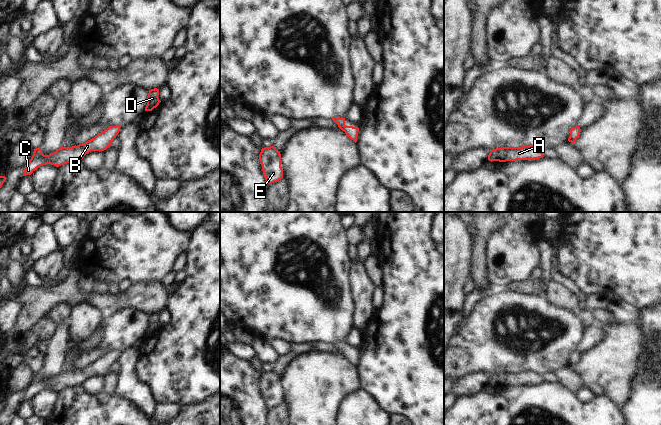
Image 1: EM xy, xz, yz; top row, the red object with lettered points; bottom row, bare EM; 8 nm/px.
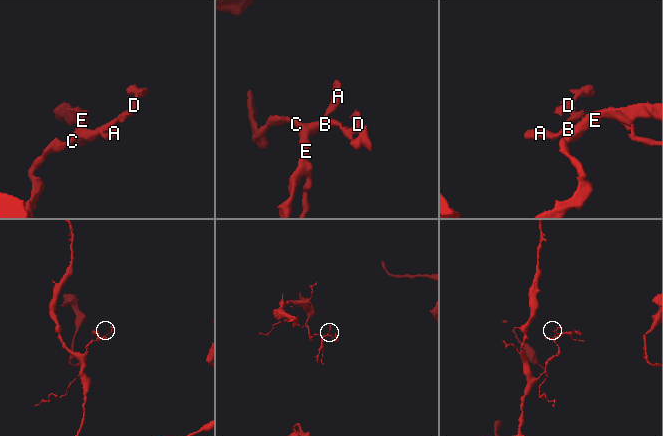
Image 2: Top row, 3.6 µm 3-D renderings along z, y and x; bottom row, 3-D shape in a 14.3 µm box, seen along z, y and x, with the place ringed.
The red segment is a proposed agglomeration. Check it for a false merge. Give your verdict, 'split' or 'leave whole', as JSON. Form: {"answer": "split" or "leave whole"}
{"answer": "leave whole"}

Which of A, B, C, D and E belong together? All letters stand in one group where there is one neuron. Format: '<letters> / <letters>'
A B C D E

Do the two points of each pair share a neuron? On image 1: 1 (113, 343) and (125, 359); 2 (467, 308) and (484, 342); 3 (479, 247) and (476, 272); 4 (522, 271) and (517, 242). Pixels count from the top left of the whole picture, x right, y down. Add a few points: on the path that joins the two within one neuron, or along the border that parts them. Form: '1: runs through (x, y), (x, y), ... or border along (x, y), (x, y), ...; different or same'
1: border along (131, 345), (124, 349); different
2: border along (485, 296), (476, 303), (471, 314), (461, 322); different
3: runs through (479, 253), (479, 266); same
4: runs through (518, 264), (517, 249); same

